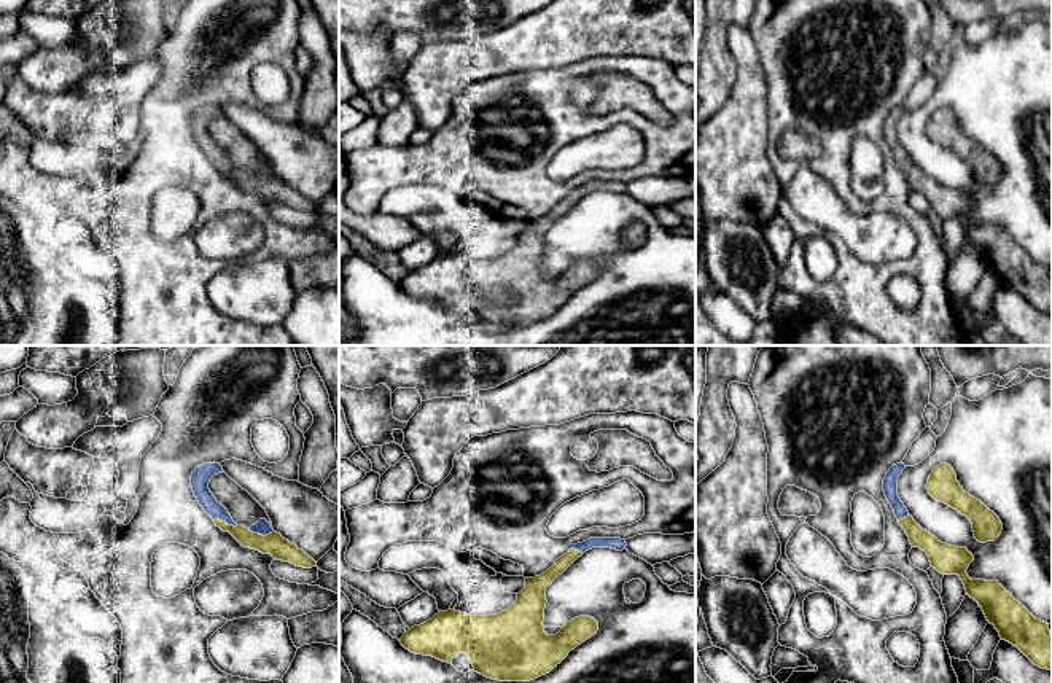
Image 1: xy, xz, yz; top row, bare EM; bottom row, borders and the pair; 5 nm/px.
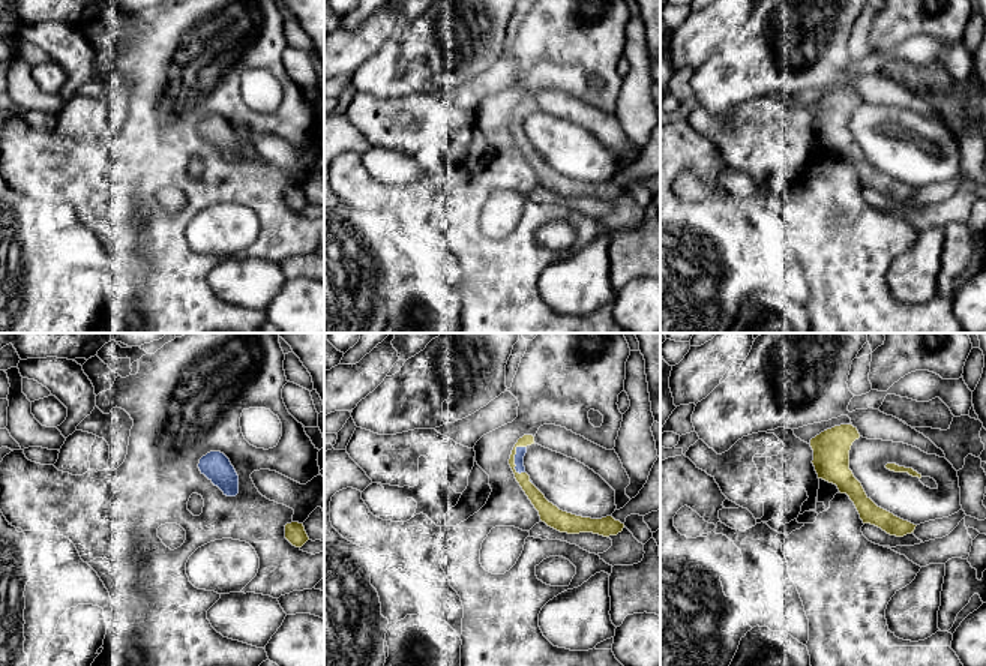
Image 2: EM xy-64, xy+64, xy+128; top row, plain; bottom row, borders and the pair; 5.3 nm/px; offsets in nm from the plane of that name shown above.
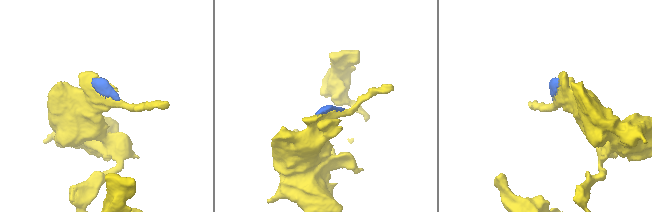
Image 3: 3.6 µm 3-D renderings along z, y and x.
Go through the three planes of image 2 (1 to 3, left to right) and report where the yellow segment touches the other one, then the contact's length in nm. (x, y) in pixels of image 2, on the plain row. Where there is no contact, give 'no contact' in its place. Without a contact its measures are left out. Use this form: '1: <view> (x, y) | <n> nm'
1: no contact
2: xy+64 (515, 122) | 160 nm
3: no contact

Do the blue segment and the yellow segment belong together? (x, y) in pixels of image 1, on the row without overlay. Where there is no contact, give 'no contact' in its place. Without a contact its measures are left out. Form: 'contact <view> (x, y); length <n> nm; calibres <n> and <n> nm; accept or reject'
contact xy (226, 166); length 130 nm; calibres 100 and 100 nm; accept

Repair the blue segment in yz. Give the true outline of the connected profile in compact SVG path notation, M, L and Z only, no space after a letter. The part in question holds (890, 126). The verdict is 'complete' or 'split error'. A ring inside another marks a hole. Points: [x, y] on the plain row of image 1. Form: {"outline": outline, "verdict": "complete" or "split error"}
{"outline": "M904 107L890 111L883 123L883 135L910 188L925 194L931 210L939 217L960 220L966 237L979 247L987 264L999 275L1001 283L1017 290L1034 309L1052 314L1049 267L1036 263L998 224L971 223L966 213L974 199L966 191L939 185L914 164L898 139L898 121L904 111Z", "verdict": "split error"}

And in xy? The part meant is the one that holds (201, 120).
{"outline": "M204 107L191 118L194 140L204 154L213 162L216 170L223 175L229 175L244 191L271 197L274 202L290 205L296 210L317 210L317 205L312 201L277 177L266 162L259 162L250 172L237 169L228 153L216 145L208 132L210 123L218 116L224 116L220 107Z", "verdict": "split error"}

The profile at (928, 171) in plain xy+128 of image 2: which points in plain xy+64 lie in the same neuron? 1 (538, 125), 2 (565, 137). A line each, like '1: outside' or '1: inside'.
1: inside
2: inside

